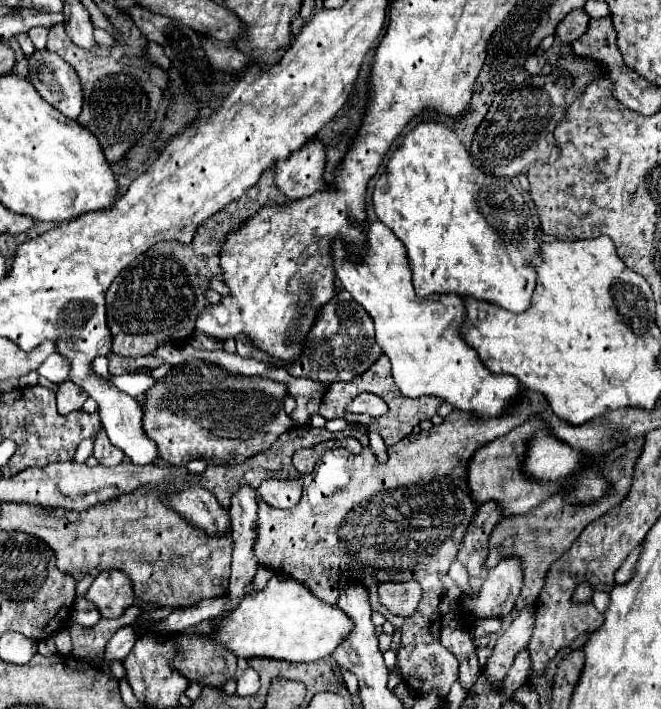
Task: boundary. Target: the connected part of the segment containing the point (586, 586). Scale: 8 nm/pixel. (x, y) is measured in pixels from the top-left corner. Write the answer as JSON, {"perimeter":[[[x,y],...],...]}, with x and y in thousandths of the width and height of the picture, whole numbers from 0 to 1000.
{"perimeter":[[[880,819],[880,822],[877,822],[877,828],[871,828],[871,831],[868,831],[865,845],[868,845],[868,848],[874,848],[874,850],[893,850],[893,848],[896,848],[896,839],[899,839],[896,825],[893,825],[893,822],[887,822],[887,819]]]}

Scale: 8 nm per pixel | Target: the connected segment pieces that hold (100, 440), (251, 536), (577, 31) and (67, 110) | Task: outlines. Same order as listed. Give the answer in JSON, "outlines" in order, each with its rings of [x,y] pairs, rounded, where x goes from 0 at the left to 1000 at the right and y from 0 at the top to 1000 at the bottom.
{"outlines":[[[[151,605],[151,611],[148,611],[145,619],[142,619],[142,645],[151,650],[151,656],[157,656],[157,659],[172,659],[172,656],[185,653],[188,639],[185,639],[179,630],[172,630],[172,628],[166,625],[163,614],[157,611],[157,605]]],[[[363,687],[351,698],[348,724],[351,724],[354,777],[351,777],[351,811],[345,828],[351,853],[345,856],[345,862],[354,859],[354,853],[366,845],[366,828],[387,811],[393,800],[384,783],[384,772],[390,763],[390,712],[381,687]]],[[[871,13],[865,18],[859,18],[844,35],[841,35],[841,55],[850,61],[868,61],[877,49],[884,49],[884,44],[890,41],[890,21],[884,13]]],[[[73,69],[51,72],[42,86],[42,111],[51,126],[103,168],[118,168],[124,157],[124,126],[115,100]]]]}

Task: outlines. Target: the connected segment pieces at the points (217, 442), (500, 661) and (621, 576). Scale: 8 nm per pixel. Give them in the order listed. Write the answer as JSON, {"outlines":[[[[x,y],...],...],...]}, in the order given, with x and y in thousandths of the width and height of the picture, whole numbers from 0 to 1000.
{"outlines":[[[[293,506],[260,518],[260,523],[239,535],[218,557],[206,560],[215,574],[218,611],[239,628],[242,645],[257,656],[284,656],[287,650],[306,647],[318,656],[360,656],[369,647],[405,633],[430,608],[436,608],[436,585],[424,583],[436,543],[393,532],[393,529],[345,529],[333,515]]],[[[808,853],[793,856],[784,865],[784,870],[775,876],[775,882],[750,901],[747,915],[735,932],[735,952],[744,969],[759,969],[756,963],[766,955],[778,932],[778,924],[799,910],[808,887],[808,870],[811,870]]],[[[967,769],[956,776],[949,788],[941,794],[938,801],[929,810],[929,818],[932,822],[946,822],[949,821],[958,808],[959,798],[967,788],[967,784],[971,779],[971,770]]]]}

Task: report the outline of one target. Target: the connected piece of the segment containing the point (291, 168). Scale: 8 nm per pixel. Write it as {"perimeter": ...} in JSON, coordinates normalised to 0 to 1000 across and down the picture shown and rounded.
{"perimeter":[[[466,202],[442,221],[418,230],[418,261],[436,281],[457,281],[493,264],[487,238],[493,230],[490,207]]]}

